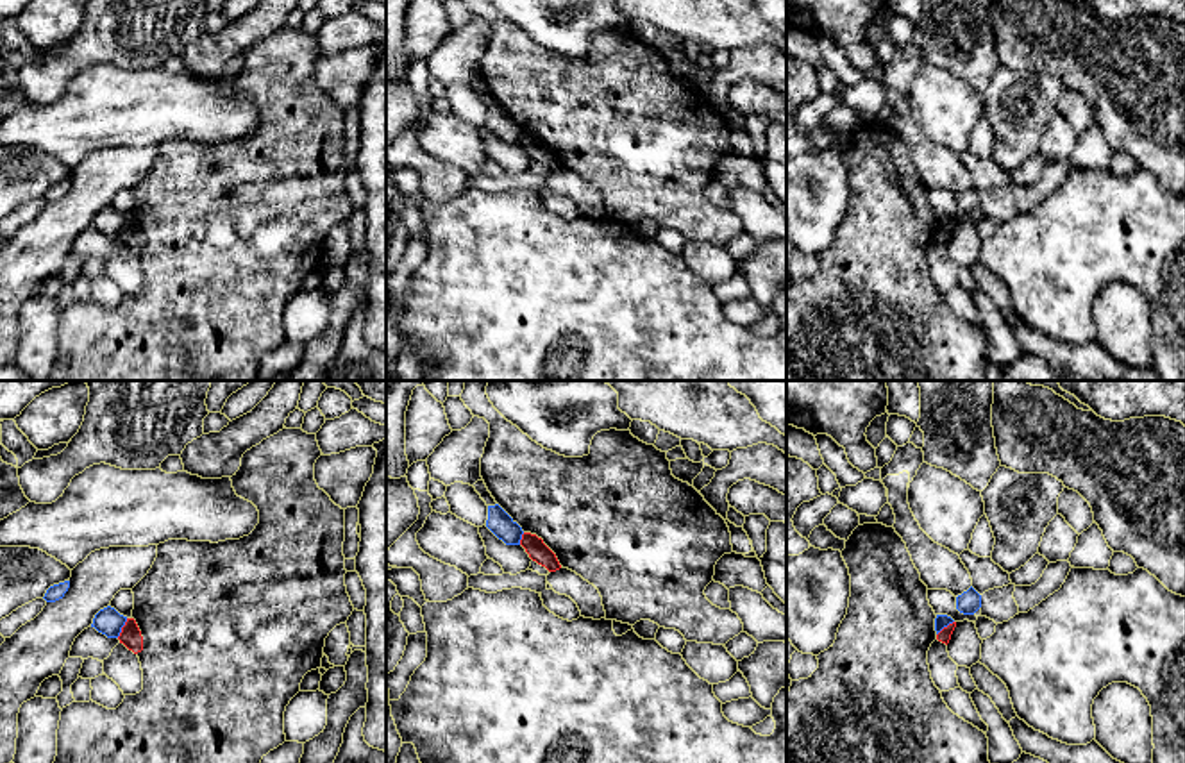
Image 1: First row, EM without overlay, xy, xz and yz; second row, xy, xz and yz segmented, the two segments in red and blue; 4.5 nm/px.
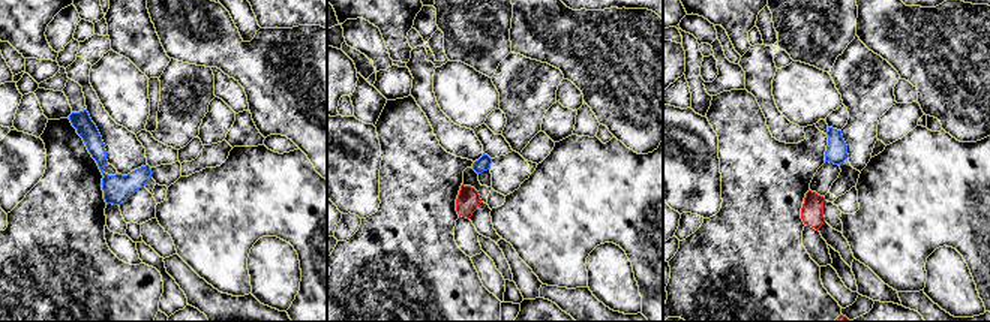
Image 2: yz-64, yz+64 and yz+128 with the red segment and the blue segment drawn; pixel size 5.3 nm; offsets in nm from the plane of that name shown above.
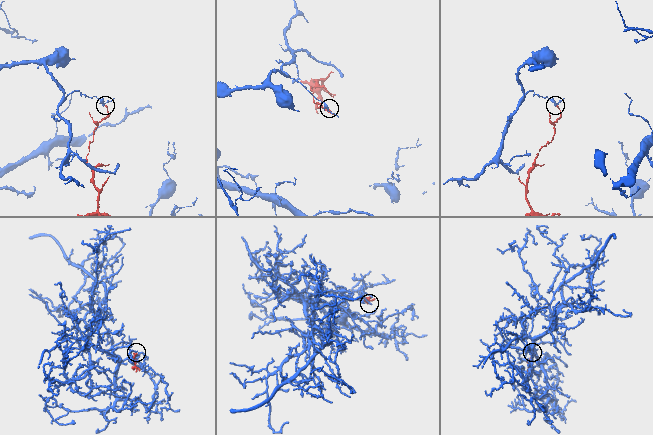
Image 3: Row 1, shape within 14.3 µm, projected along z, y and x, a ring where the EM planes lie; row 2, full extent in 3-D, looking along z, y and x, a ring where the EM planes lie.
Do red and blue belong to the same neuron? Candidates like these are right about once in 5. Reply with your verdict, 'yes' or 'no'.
no

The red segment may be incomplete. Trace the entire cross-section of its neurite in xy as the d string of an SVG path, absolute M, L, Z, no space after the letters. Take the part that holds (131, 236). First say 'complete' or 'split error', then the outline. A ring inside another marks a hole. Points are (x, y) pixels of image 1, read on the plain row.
complete; M127 218L118 239L134 254L143 250L143 236L134 218Z

